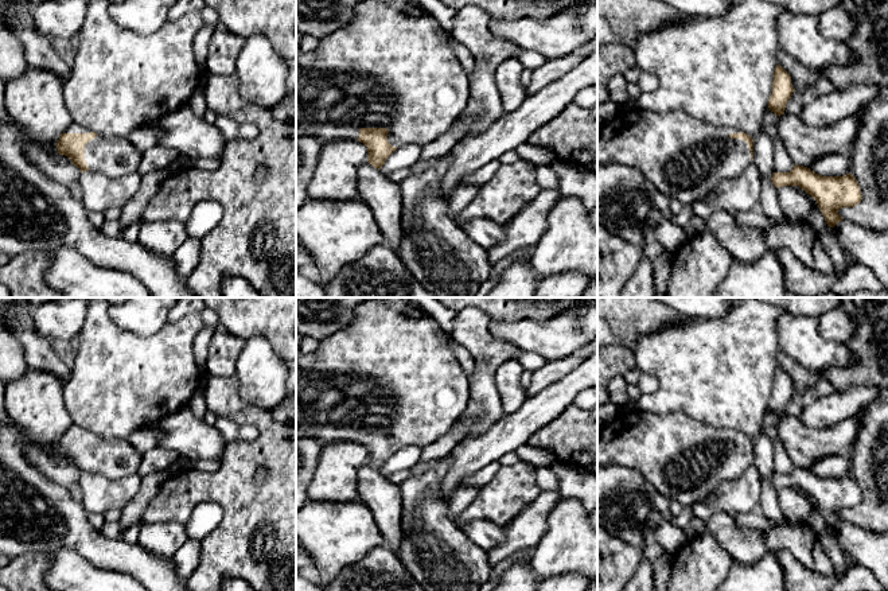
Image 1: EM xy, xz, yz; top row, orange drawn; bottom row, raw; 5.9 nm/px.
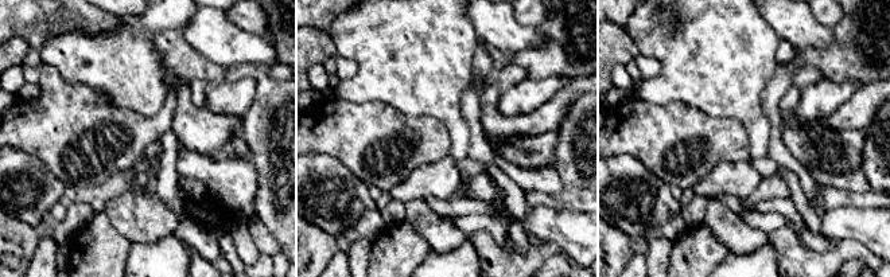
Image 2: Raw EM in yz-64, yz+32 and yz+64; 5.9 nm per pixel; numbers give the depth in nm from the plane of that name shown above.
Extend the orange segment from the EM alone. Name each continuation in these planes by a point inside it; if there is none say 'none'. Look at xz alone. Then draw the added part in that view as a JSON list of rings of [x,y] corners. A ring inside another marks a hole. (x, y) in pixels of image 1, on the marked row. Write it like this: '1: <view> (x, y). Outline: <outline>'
1: xz (390, 66). Outline: [[[363,0],[355,5],[354,18],[347,26],[322,38],[315,51],[296,54],[296,137],[319,137],[324,143],[334,140],[358,140],[361,128],[387,128],[387,141],[393,147],[406,144],[427,145],[437,140],[457,120],[470,98],[470,78],[445,40],[440,23],[424,8],[409,0]]]

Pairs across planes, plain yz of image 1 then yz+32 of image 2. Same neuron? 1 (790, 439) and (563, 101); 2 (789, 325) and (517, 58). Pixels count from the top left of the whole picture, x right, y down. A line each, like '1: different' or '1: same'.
1: same
2: different

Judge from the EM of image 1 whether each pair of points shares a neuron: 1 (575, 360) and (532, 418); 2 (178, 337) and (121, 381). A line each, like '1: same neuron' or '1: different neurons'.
1: different neurons
2: same neuron

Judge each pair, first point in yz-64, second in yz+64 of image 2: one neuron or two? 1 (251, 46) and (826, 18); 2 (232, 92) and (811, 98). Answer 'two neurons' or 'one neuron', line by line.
1: two neurons
2: one neuron

